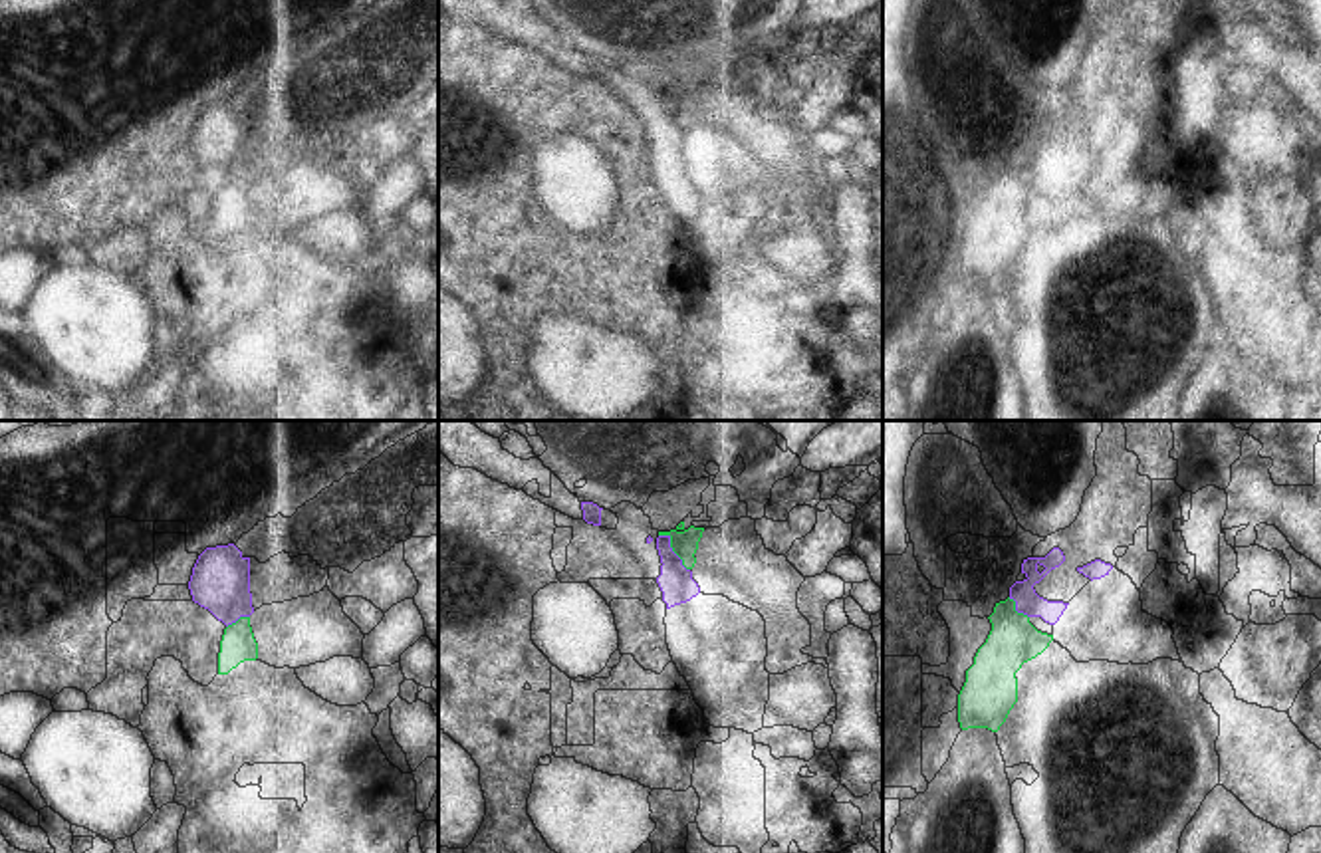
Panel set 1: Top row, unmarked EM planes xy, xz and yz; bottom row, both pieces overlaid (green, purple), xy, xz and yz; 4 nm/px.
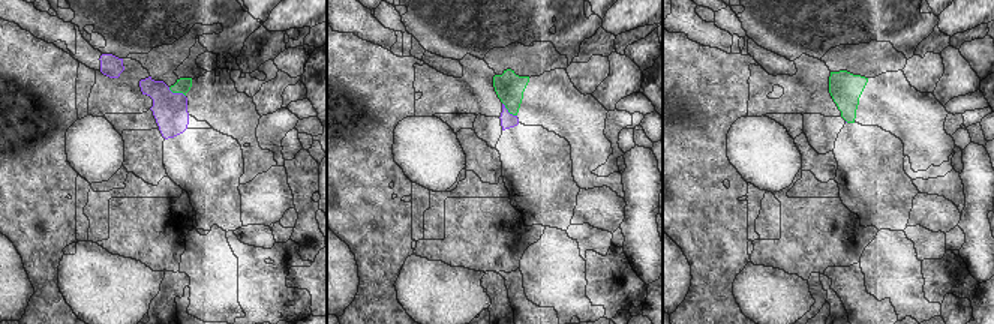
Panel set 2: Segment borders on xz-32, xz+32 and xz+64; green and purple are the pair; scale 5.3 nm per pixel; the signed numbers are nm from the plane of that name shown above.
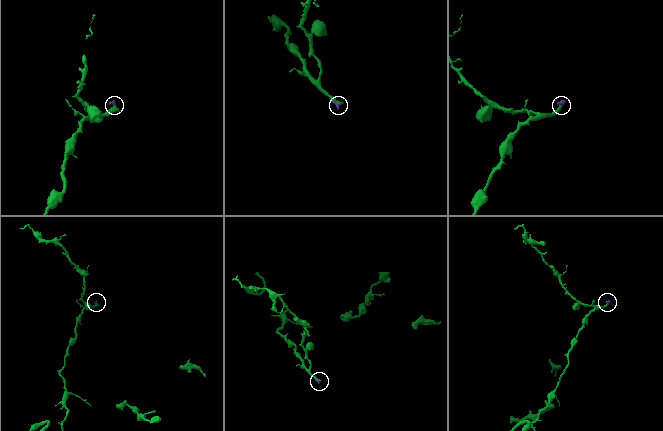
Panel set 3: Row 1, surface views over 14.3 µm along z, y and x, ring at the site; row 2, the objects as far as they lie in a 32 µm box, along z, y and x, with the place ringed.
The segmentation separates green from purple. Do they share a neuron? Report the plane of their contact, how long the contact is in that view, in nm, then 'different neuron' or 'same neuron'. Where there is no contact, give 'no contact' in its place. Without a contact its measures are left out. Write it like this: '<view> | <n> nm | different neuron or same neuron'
xz | 200 nm | different neuron

